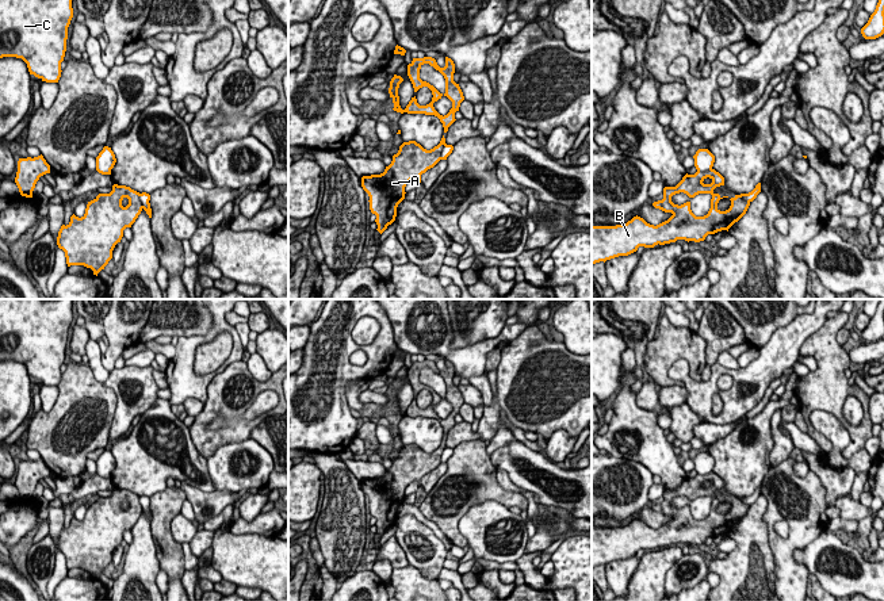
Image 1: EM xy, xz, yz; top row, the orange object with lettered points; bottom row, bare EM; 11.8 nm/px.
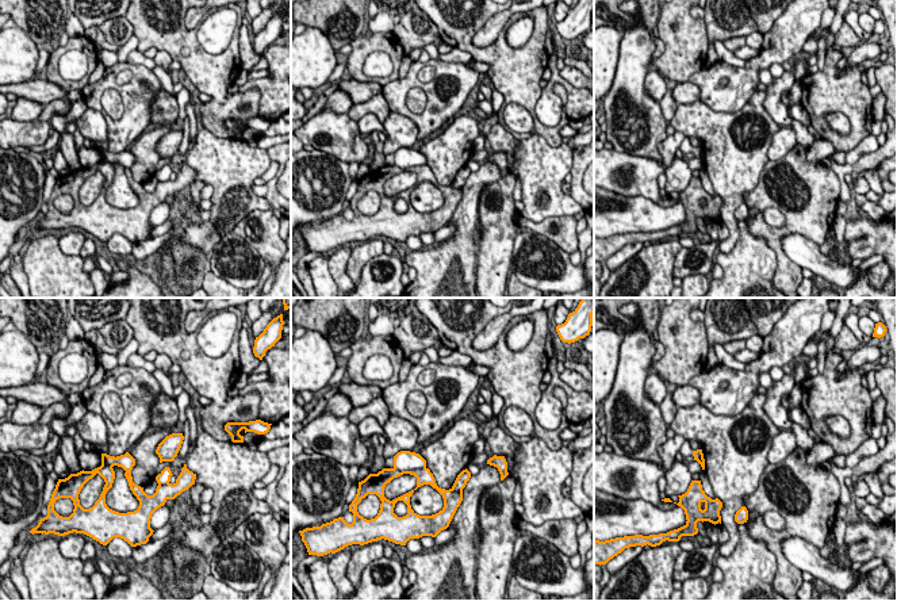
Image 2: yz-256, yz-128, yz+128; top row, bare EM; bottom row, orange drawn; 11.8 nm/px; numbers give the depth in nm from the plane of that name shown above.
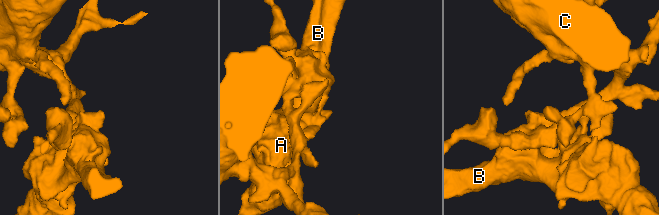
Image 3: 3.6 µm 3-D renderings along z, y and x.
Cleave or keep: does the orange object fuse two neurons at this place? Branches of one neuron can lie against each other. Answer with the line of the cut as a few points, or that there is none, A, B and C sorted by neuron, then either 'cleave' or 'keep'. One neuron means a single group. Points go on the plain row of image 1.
cut xz (446, 447), (440, 462); groups A B / C; cleave

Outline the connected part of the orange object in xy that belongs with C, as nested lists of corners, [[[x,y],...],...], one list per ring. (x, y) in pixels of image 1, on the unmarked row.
[[[0,299],[0,361],[22,361],[30,378],[58,386],[73,299]]]

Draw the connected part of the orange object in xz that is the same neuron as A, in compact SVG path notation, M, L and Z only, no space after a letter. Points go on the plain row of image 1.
M444 439L430 453L416 444L403 445L383 476L361 481L361 490L370 499L370 513L376 518L376 533L380 537L395 524L397 510L405 502L406 487L413 482L421 486L421 478L441 463L445 448Z

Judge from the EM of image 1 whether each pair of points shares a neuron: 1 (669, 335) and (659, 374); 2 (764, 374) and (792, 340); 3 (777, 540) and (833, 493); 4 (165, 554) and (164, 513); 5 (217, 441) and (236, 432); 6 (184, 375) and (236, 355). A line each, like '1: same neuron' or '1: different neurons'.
1: same neuron
2: same neuron
3: different neurons
4: same neuron
5: same neuron
6: same neuron

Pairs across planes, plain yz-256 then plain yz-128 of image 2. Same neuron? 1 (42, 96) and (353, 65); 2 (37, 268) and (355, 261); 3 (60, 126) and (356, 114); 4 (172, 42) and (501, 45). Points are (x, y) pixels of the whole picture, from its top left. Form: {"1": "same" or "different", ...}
{"1": "different", "2": "different", "3": "different", "4": "same"}

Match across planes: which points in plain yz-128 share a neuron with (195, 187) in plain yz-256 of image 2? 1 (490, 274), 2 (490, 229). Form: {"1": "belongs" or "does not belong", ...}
{"1": "belongs", "2": "belongs"}

